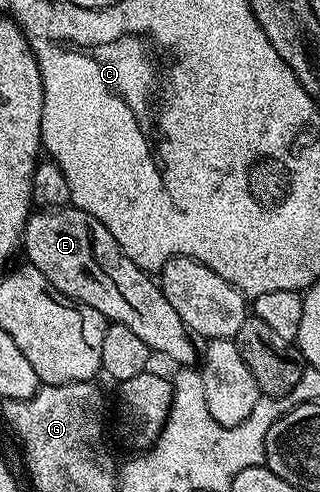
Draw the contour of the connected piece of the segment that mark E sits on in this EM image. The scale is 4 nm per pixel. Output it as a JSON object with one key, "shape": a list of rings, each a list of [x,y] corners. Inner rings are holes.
{"shape":[[[71,206],[33,211],[24,227],[22,252],[23,248],[28,255],[27,263],[42,270],[52,287],[71,300],[97,308],[105,321],[134,330],[149,350],[169,356],[176,366],[197,363],[197,341],[190,335],[182,318],[178,318],[178,310],[166,302],[159,283],[126,258],[118,242],[114,242],[114,234],[110,234],[98,218]]]}

